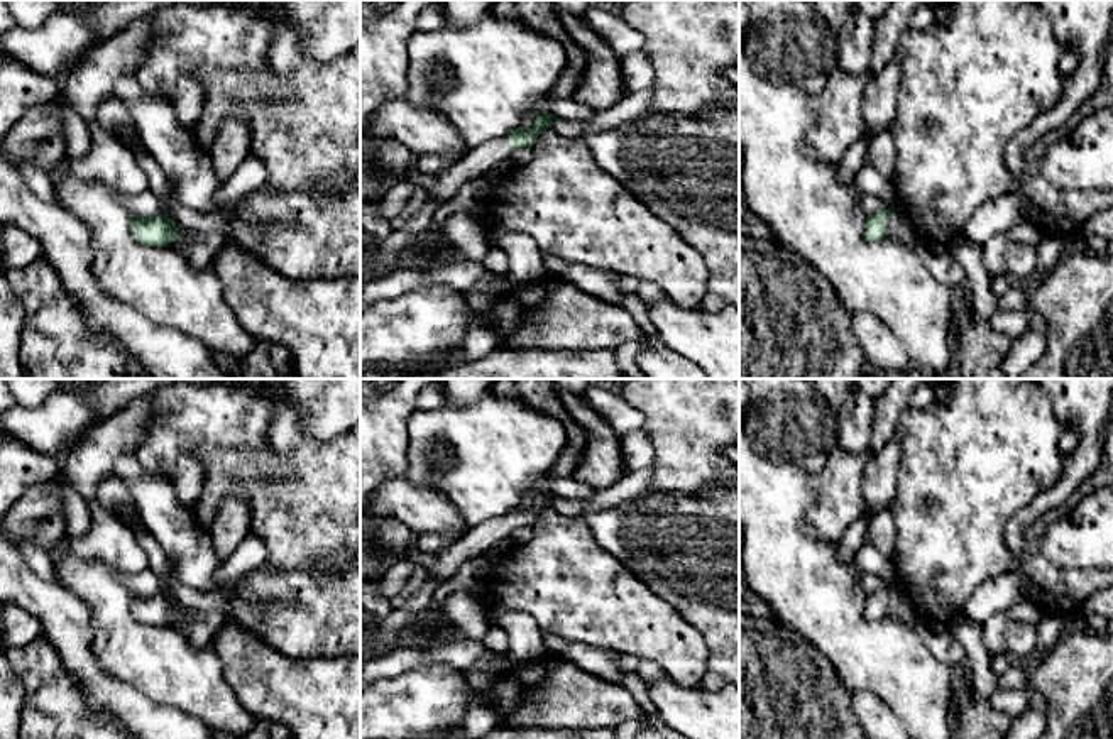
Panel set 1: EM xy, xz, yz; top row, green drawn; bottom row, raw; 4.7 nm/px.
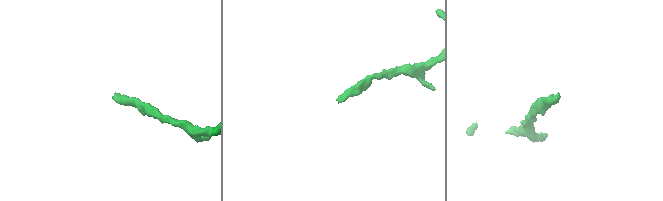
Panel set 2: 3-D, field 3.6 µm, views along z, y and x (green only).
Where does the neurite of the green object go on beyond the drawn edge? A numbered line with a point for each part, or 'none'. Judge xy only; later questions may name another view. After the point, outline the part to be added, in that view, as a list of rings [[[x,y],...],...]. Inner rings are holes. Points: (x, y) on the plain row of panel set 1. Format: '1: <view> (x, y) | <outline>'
none

